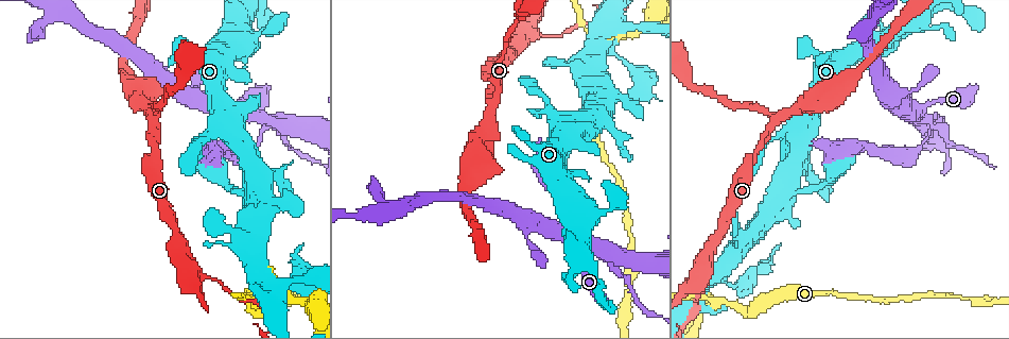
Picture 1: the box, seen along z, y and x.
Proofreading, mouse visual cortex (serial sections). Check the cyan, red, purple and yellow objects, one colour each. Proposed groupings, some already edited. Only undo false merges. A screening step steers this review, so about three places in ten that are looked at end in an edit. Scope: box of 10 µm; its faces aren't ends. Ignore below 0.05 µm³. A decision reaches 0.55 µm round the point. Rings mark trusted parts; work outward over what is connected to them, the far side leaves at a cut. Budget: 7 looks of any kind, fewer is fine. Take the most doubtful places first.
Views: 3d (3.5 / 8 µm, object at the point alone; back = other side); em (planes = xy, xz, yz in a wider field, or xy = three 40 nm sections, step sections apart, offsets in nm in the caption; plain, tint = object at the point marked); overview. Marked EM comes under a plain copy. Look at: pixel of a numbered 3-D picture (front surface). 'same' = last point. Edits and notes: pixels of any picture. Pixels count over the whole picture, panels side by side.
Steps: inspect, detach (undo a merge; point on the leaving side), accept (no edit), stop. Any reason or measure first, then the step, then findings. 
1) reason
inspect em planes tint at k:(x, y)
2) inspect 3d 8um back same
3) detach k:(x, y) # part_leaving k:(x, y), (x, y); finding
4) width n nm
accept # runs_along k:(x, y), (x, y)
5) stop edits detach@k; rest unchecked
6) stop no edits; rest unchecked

arms part here
inspect 3d 3.5um back at 1:(604, 252)

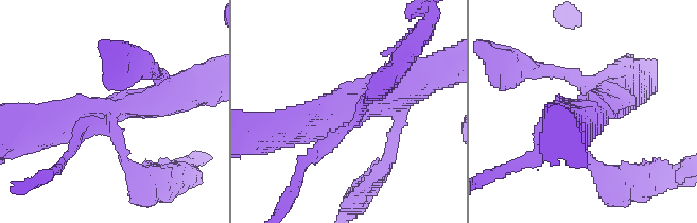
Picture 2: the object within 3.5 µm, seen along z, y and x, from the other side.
arms 4; arm_widths 100, 150, 150, 300 nm; shape alone is not enough
inspect em xy step 3 tint at 2:(112, 108)

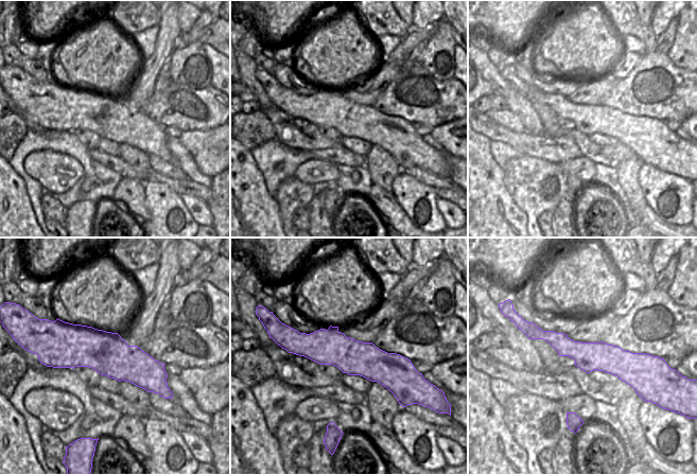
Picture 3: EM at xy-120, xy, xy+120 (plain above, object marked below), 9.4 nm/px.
detach 2:(122, 158) # part_leaving 2:(111, 124), (124, 160), (163, 177); two cells meet here

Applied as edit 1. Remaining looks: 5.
inspect overview

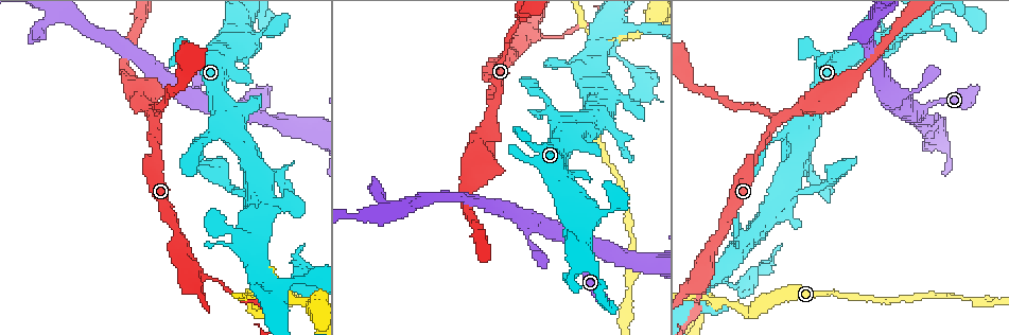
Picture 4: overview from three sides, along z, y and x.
three arms meet
inspect 3d 3.5um back at 4:(776, 124)

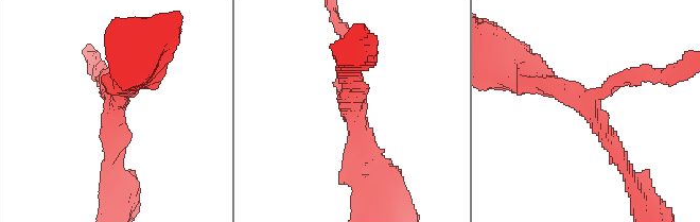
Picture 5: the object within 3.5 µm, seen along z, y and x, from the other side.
now the EM
inspect em xy step 5 tint at 5:(352, 111)

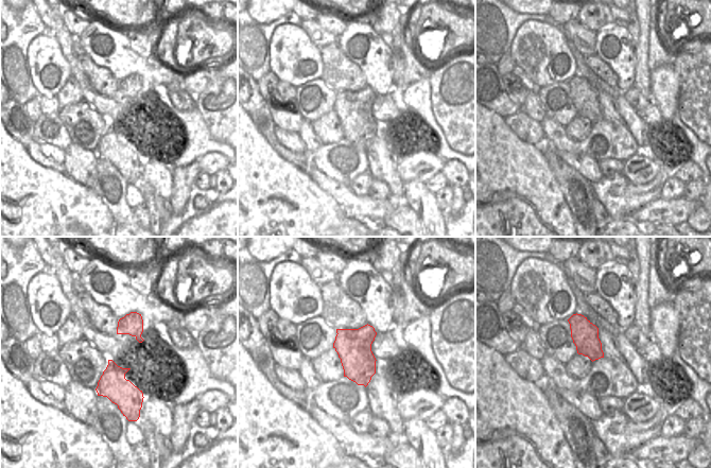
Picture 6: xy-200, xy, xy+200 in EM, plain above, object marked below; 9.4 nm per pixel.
cut it another way
inspect em planes tint same

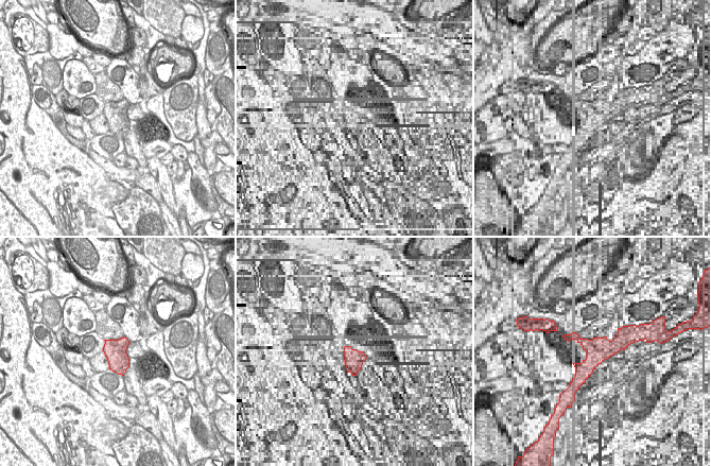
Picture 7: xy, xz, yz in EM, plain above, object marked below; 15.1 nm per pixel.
accept # runs_along 5:(626, 167), (585, 104), (534, 72); one cell here

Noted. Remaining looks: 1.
stop edits detach@2; rest unchecked

